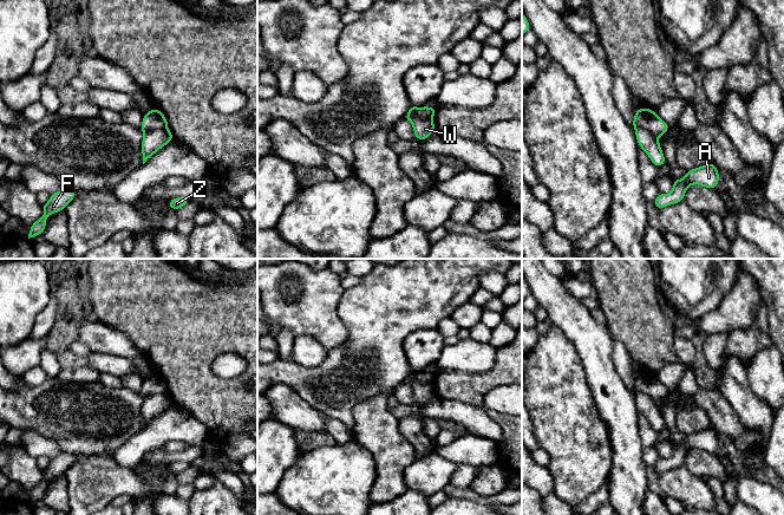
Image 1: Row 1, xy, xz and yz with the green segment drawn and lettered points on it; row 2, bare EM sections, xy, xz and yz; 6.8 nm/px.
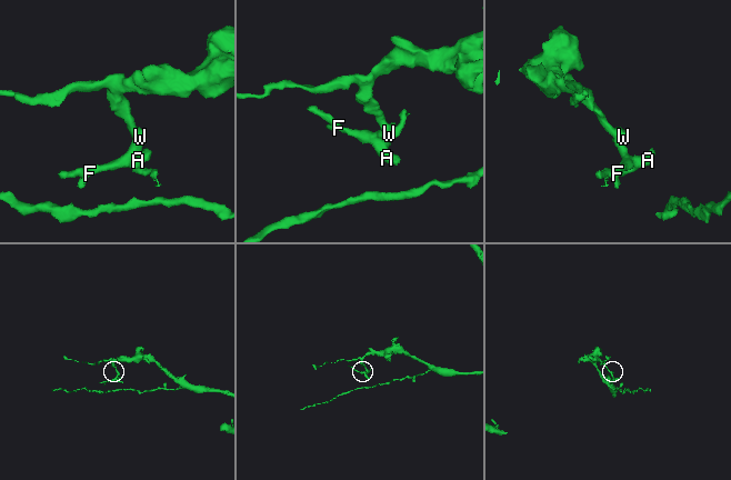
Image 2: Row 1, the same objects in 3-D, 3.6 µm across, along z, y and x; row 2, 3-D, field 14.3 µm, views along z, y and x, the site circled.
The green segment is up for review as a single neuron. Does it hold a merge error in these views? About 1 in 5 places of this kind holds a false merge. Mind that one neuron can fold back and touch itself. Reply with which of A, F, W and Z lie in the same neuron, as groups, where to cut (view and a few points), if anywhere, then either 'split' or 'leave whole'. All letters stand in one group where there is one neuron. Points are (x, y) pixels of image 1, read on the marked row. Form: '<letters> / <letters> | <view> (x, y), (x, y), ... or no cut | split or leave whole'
A F W Z | no cut | leave whole

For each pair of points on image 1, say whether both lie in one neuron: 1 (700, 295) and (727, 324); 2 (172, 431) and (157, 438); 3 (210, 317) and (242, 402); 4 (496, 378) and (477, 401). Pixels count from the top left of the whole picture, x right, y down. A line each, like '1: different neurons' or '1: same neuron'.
1: different neurons
2: same neuron
3: same neuron
4: same neuron

